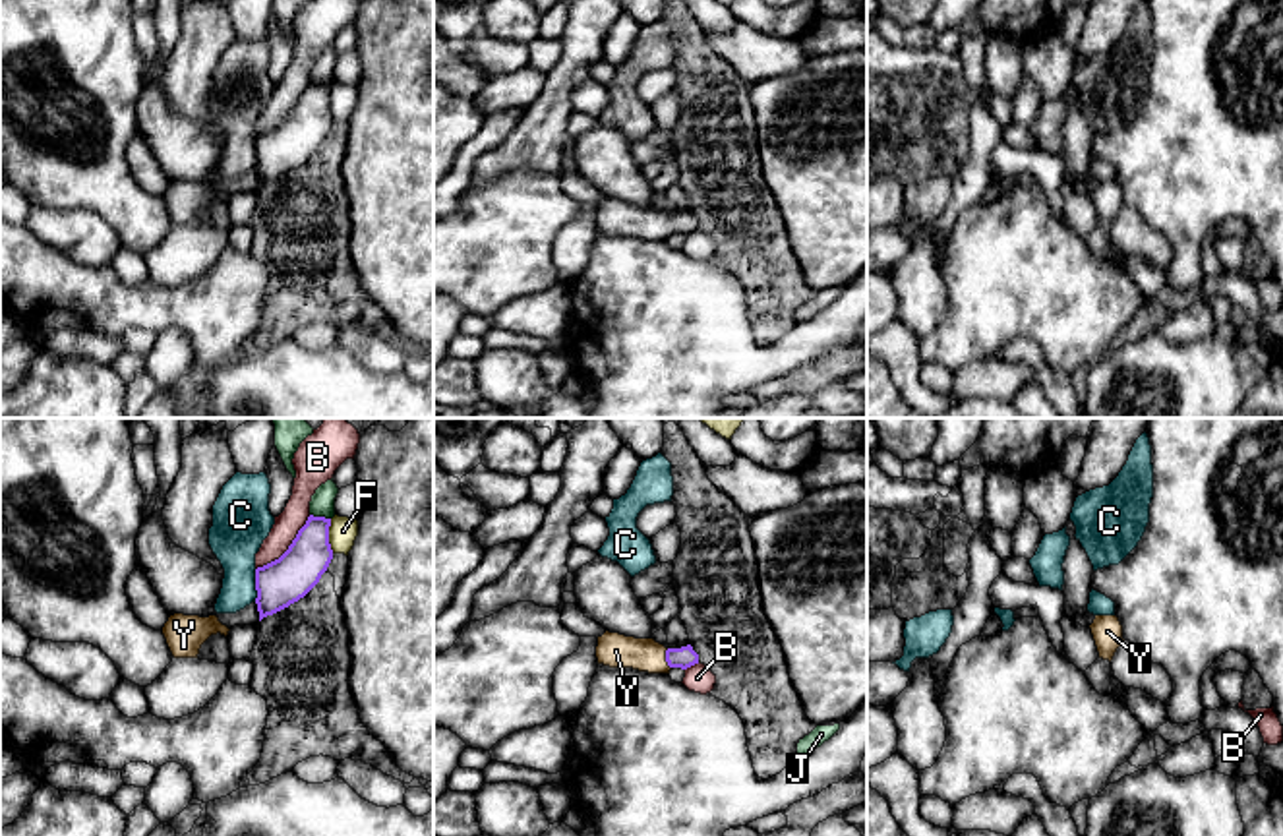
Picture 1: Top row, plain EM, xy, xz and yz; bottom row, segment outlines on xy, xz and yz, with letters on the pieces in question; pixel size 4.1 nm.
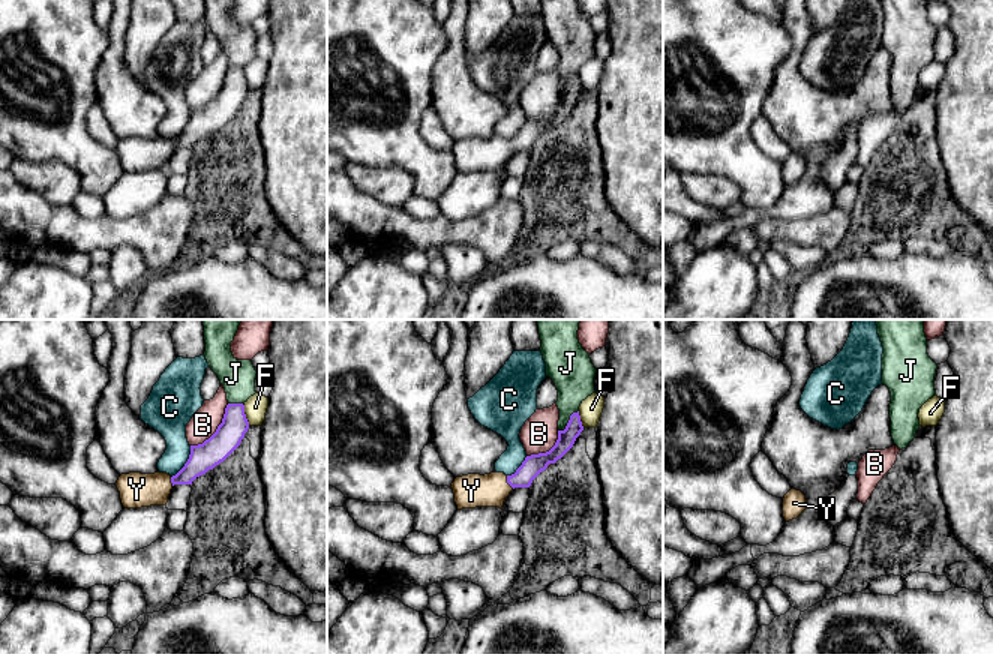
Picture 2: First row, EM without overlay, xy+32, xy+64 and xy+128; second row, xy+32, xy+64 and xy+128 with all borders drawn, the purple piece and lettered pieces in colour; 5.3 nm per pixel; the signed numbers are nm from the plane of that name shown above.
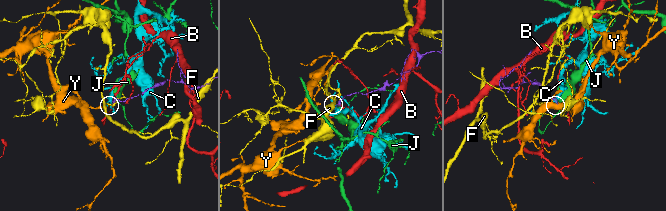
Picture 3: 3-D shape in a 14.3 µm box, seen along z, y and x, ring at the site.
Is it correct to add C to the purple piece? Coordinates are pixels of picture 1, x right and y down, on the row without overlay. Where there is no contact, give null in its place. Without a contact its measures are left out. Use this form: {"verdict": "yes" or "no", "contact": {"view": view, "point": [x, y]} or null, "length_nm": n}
{"verdict": "no", "contact": {"view": "xy", "point": [256, 151]}, "length_nm": 140}

